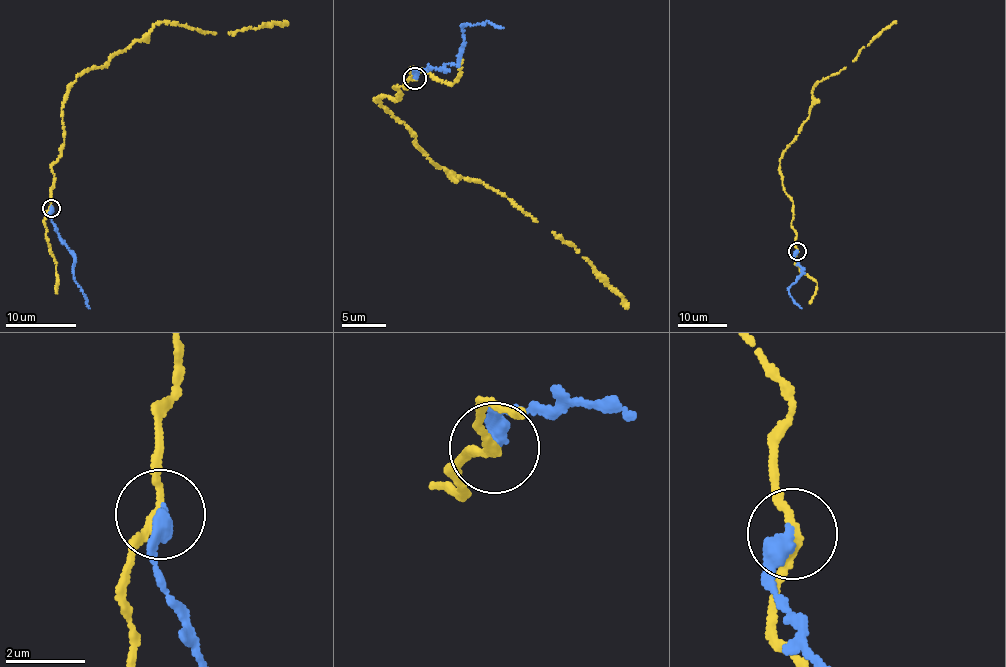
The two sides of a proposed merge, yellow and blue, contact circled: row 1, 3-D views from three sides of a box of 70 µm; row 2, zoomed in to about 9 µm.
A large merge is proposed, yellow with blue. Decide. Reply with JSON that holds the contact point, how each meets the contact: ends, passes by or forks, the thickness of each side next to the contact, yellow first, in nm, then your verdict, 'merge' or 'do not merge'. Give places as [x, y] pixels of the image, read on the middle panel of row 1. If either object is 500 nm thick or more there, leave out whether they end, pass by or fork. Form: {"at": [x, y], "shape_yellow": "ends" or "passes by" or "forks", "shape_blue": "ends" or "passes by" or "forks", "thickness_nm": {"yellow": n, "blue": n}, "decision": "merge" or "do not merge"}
{"at": [415, 78], "shape_yellow": "passes by", "shape_blue": "ends", "thickness_nm": {"yellow": 200, "blue": 400}, "decision": "do not merge"}

